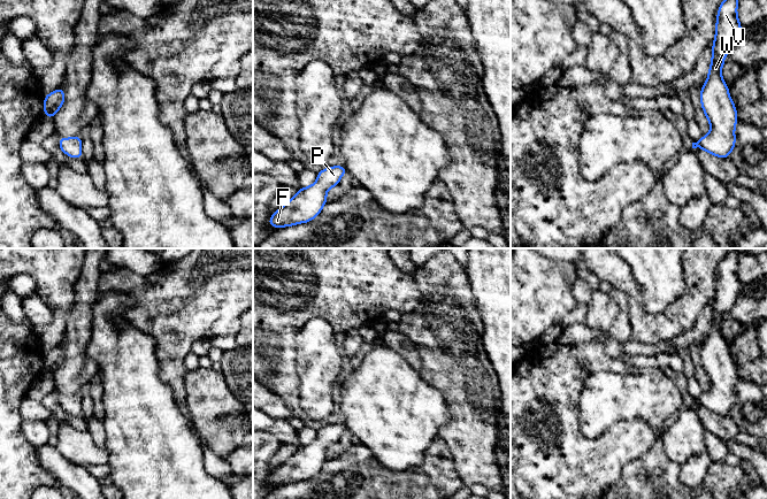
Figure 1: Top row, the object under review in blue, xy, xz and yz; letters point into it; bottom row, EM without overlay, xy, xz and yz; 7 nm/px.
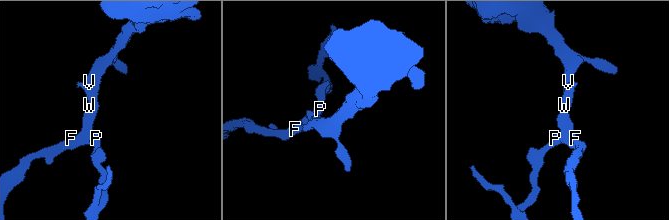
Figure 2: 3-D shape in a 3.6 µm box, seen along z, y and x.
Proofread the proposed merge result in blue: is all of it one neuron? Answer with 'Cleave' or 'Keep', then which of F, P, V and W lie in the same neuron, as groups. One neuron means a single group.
Keep. Groups: F P V W

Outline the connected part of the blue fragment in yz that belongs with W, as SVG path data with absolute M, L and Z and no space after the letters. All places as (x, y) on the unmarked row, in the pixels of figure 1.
M733 248L720 262L716 271L715 297L712 304L712 317L705 343L700 346L701 366L710 379L711 389L703 393L692 406L700 405L718 415L729 415L736 396L737 369L721 327L724 314L733 307L742 291L737 274L738 254Z

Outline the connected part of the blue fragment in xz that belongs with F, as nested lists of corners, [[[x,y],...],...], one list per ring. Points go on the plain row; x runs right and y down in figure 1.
[[[345,423],[328,424],[319,429],[317,438],[310,444],[301,445],[271,473],[268,482],[274,485],[292,484],[317,475],[328,459],[327,448],[332,444],[338,444],[346,429]]]

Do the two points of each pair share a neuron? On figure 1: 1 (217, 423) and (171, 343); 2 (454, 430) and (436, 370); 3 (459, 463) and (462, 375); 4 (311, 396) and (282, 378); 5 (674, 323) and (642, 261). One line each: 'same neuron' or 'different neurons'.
1: different neurons
2: same neuron
3: same neuron
4: different neurons
5: different neurons

